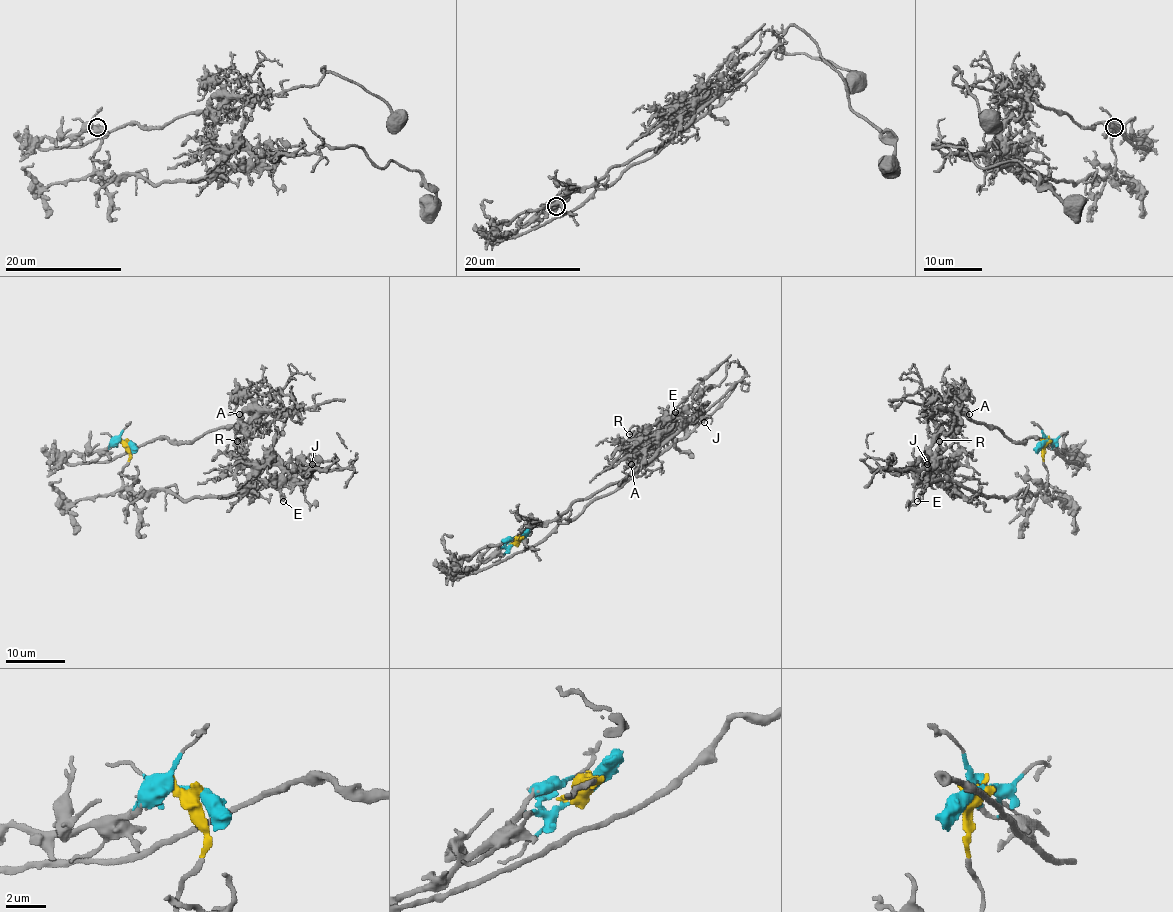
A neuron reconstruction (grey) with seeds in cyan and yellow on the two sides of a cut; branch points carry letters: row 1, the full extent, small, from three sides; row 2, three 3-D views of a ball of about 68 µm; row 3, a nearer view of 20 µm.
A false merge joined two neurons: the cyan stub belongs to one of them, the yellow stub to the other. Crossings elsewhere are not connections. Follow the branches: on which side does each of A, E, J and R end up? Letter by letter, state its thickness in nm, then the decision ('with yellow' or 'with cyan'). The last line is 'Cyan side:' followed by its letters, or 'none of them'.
A: 120 nm thick; with cyan
E: 130 nm thick; with yellow
J: 150 nm thick; with yellow
R: 140 nm thick; with yellow
Cyan side: A

